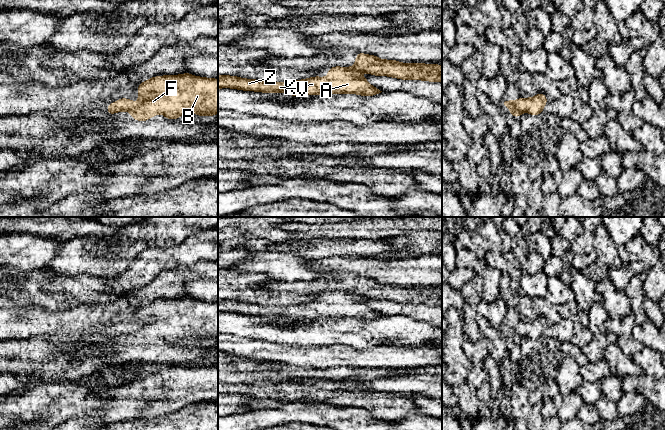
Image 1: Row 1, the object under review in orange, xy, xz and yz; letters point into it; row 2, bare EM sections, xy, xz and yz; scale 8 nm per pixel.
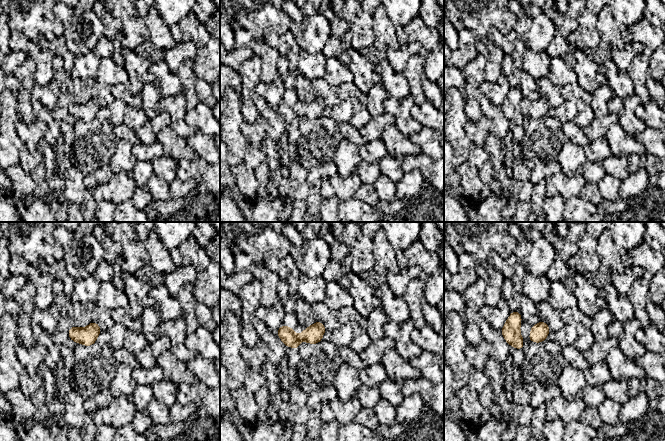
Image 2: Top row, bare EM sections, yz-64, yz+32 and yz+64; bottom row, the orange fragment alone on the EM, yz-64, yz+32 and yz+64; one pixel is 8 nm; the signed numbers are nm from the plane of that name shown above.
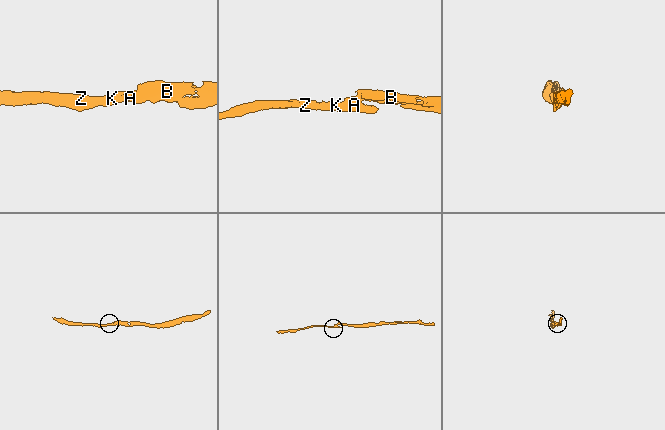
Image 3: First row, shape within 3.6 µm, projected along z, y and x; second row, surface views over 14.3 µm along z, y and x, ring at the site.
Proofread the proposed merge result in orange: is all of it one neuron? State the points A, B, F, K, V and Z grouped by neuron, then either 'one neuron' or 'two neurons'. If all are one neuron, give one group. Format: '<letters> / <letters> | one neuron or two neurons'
A K V Z / B F | two neurons

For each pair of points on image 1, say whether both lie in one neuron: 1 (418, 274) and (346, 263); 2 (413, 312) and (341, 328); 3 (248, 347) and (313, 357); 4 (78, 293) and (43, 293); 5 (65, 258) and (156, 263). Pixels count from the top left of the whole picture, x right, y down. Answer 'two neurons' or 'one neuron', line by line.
1: one neuron
2: two neurons
3: one neuron
4: one neuron
5: two neurons

